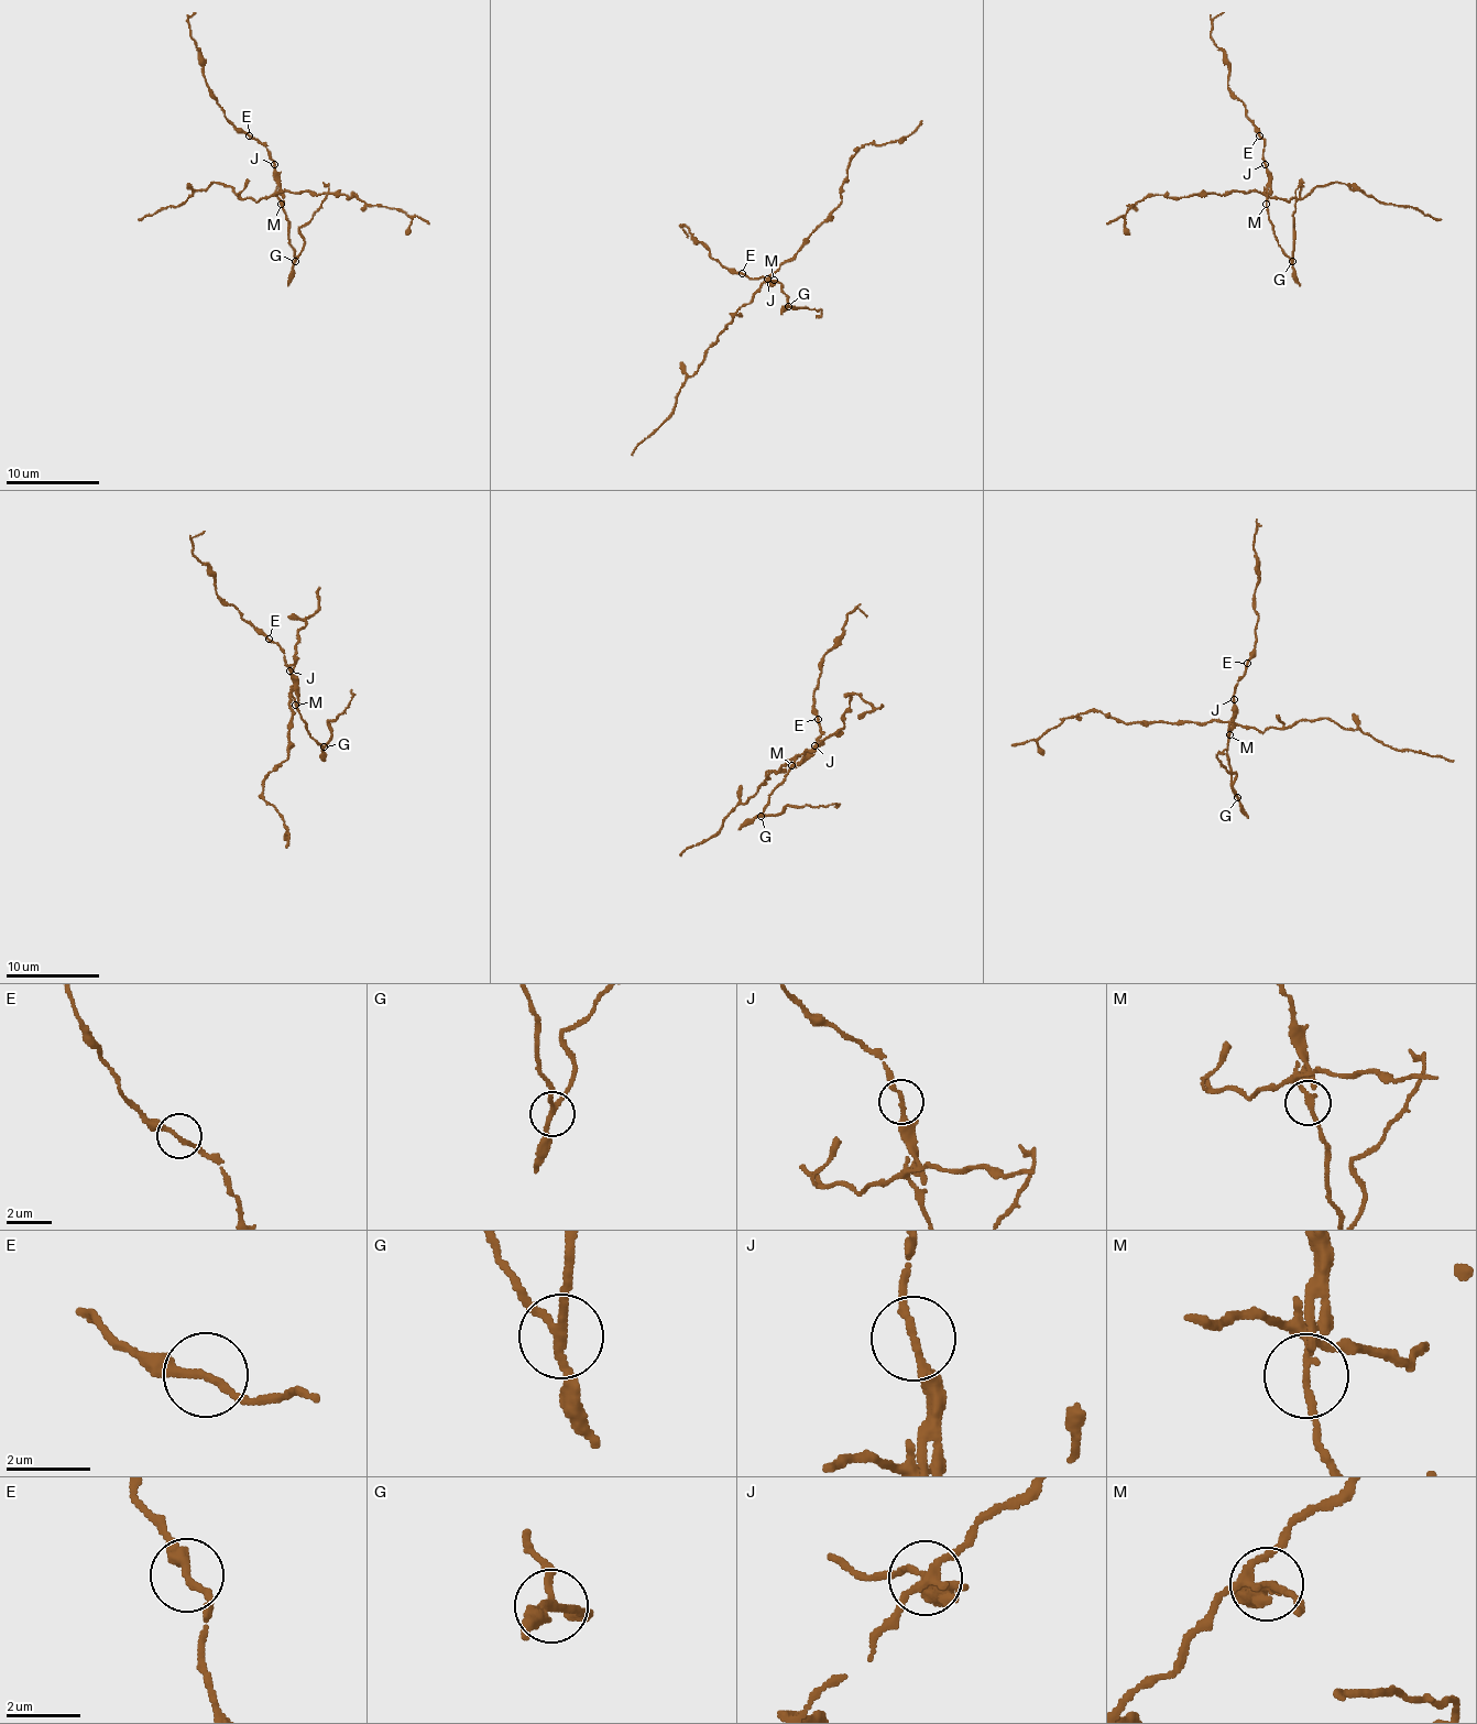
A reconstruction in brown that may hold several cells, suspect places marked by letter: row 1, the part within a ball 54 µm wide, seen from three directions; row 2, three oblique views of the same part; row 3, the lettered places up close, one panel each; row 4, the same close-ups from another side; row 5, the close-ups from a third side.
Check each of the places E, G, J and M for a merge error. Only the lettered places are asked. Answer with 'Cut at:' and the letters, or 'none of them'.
Cut at: G, M

